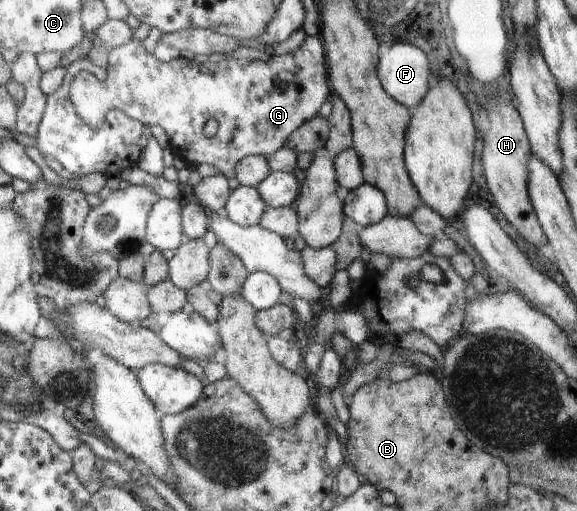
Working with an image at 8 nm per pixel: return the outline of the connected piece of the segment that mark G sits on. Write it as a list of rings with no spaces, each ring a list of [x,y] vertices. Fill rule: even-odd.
[[[307,35],[307,39],[303,42],[302,46],[299,46],[299,49],[296,49],[294,52],[287,55],[275,55],[272,53],[267,62],[259,60],[252,62],[251,60],[245,59],[236,60],[232,56],[227,55],[221,62],[211,63],[208,61],[206,64],[199,64],[195,59],[187,60],[187,58],[181,57],[176,60],[171,60],[171,62],[162,63],[158,61],[153,54],[147,53],[142,44],[143,42],[132,39],[130,42],[127,42],[127,44],[110,50],[105,82],[101,83],[97,78],[93,77],[92,73],[81,72],[75,77],[75,80],[73,80],[73,84],[70,88],[70,98],[77,116],[79,116],[80,120],[83,121],[85,125],[88,125],[89,129],[101,128],[101,126],[104,126],[106,115],[110,111],[113,109],[121,110],[123,113],[127,113],[132,120],[137,120],[140,121],[141,124],[145,124],[145,127],[160,127],[169,138],[169,147],[173,151],[173,154],[182,161],[185,161],[187,166],[199,167],[201,164],[211,164],[221,172],[223,177],[232,178],[235,177],[236,166],[242,159],[245,159],[250,155],[267,157],[280,151],[294,131],[301,128],[303,124],[308,123],[311,118],[315,119],[317,112],[319,112],[319,108],[321,108],[323,102],[329,98],[329,84],[327,84],[327,70],[325,70],[326,53],[323,52],[324,46],[321,46],[319,40],[319,37],[311,37]],[[212,118],[219,123],[219,130],[217,130],[217,134],[215,134],[213,138],[209,138],[209,136],[205,136],[205,125],[208,120],[211,120]]]

